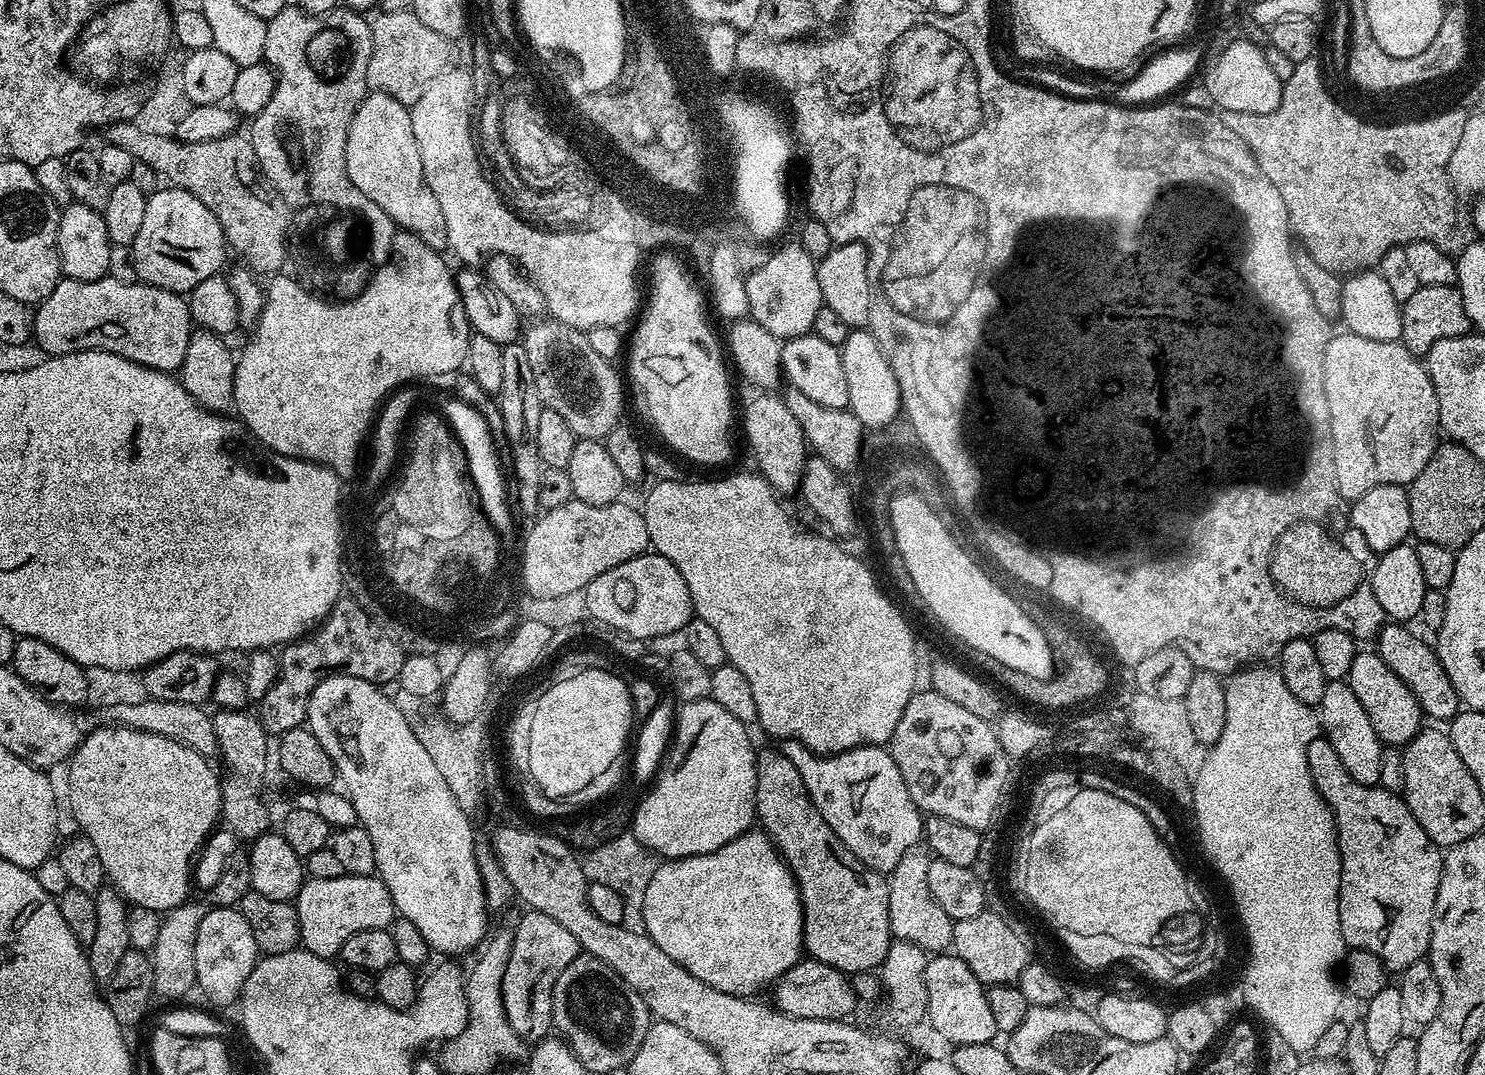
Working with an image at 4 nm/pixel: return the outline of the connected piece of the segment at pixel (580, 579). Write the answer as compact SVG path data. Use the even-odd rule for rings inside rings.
M578 499L567 500L562 506L541 511L540 518L531 523L532 537L528 540L527 575L522 580L525 593L534 591L548 599L558 598L562 594L581 592L588 587L590 581L598 578L598 574L606 574L614 566L622 566L622 562L630 562L630 558L645 555L650 545L646 534L646 522L643 511L639 507L631 508L625 502L594 506Z

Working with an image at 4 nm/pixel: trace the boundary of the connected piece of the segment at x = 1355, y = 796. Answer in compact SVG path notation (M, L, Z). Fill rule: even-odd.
M1317 738L1306 746L1306 766L1310 766L1310 778L1314 778L1318 794L1322 794L1332 809L1332 819L1336 821L1336 845L1340 847L1338 922L1345 945L1349 949L1361 948L1374 954L1389 973L1399 974L1406 966L1428 955L1444 852L1429 838L1426 830L1422 830L1403 795L1387 792L1379 786L1371 788L1354 782L1350 774L1346 774L1346 766L1342 766L1328 740Z

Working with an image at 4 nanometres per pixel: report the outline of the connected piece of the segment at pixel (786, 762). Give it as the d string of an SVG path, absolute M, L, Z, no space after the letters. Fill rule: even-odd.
M779 747L756 752L756 820L772 839L800 889L800 905L804 911L804 952L811 959L845 974L879 969L894 939L890 930L888 881L881 873L854 858L838 834L826 826L802 782L802 774L798 774L798 766L794 766Z

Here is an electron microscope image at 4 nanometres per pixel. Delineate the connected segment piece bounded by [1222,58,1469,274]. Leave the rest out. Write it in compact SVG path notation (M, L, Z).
M1316 58L1303 60L1294 66L1294 74L1290 74L1290 78L1283 81L1280 101L1276 109L1270 114L1251 116L1241 112L1224 112L1222 116L1224 124L1230 126L1230 130L1234 130L1234 134L1238 134L1238 138L1242 138L1244 145L1254 154L1262 174L1266 178L1270 178L1270 182L1274 182L1274 186L1278 186L1278 194L1282 194L1282 198L1286 202L1291 231L1298 237L1299 243L1300 240L1304 243L1303 251L1312 256L1314 262L1318 262L1326 270L1337 274L1355 274L1375 269L1386 254L1386 250L1419 240L1438 246L1438 250L1442 250L1450 257L1459 256L1460 251L1465 246L1466 237L1460 233L1460 220L1456 217L1458 197L1452 191L1452 184L1448 181L1448 163L1450 162L1450 154L1454 154L1454 149L1462 138L1462 130L1466 130L1469 113L1463 108L1458 112L1448 113L1448 115L1435 115L1424 119L1397 119L1395 122L1385 122L1386 124L1371 124L1370 121L1363 120L1362 117L1355 116L1352 112L1347 112L1328 93L1318 61L1319 59Z

